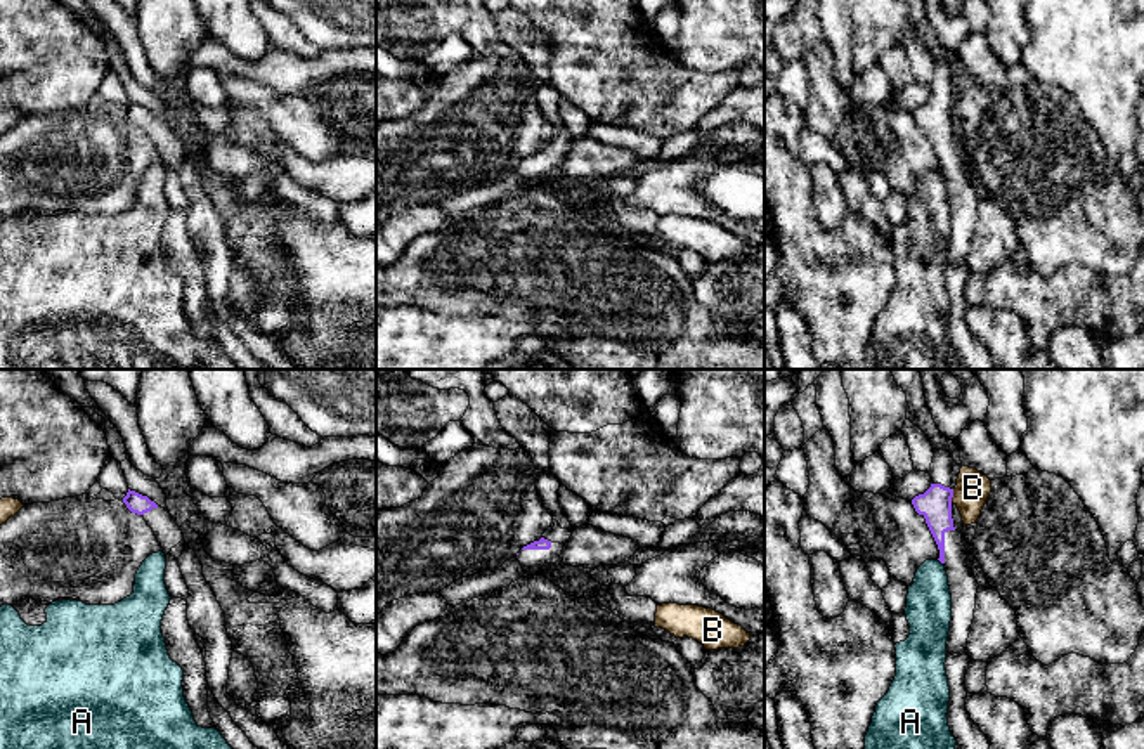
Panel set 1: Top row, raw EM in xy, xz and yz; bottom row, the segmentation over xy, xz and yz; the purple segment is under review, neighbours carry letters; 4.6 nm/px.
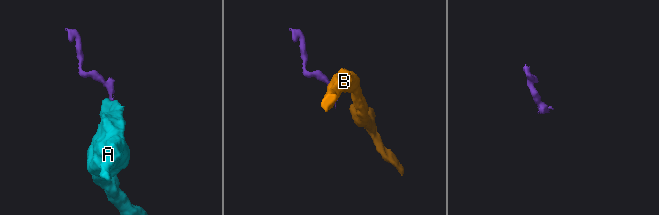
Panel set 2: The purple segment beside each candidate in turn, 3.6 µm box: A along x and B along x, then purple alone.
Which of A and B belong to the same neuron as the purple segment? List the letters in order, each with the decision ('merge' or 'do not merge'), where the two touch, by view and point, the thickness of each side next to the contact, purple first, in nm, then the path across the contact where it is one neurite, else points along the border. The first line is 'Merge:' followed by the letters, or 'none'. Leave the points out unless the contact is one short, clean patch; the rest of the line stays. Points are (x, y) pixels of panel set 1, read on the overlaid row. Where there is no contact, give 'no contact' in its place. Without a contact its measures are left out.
Merge: none
A: do not merge; contact yz (940, 560); calibres 140 and 220 nm; border yz (938, 559), (942, 564)
B: do not merge; contact yz (952, 496); calibres 150 and 160 nm; border yz (954, 489), (950, 501)

